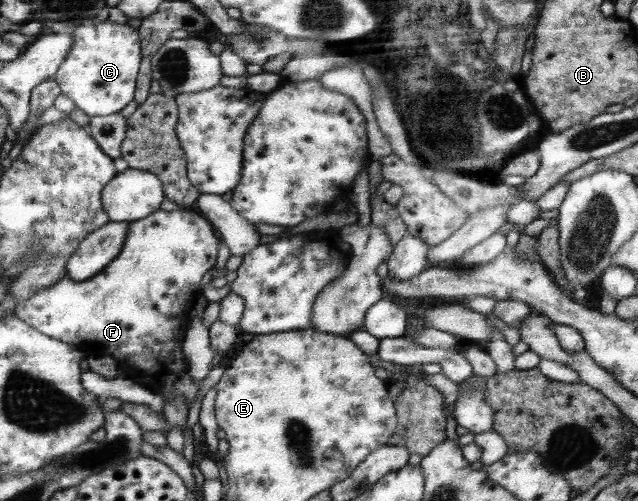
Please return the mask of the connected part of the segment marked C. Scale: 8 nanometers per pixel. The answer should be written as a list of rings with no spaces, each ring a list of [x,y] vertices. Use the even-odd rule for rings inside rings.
[[[108,19],[91,21],[74,27],[70,48],[52,79],[59,85],[59,92],[70,97],[75,108],[83,110],[84,114],[108,116],[134,100],[134,78],[139,74],[141,60],[142,43],[136,24],[114,24]]]

